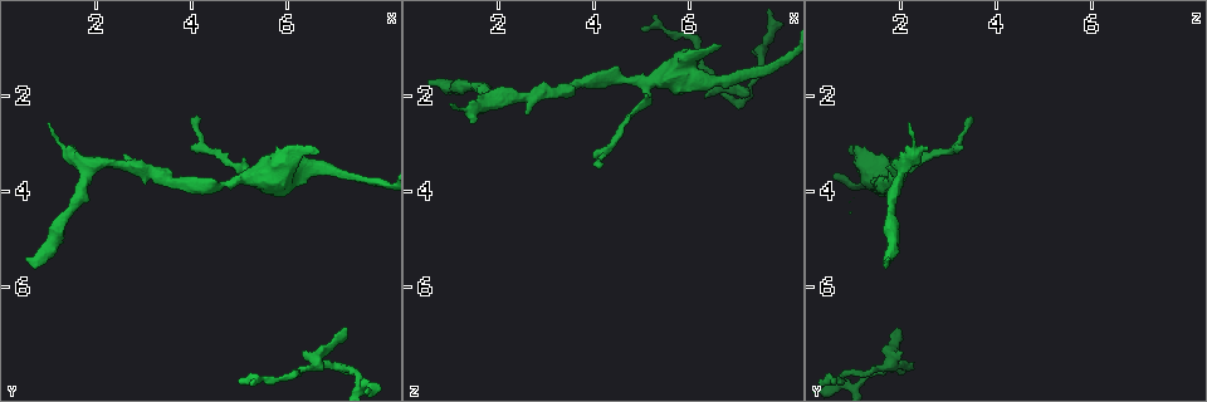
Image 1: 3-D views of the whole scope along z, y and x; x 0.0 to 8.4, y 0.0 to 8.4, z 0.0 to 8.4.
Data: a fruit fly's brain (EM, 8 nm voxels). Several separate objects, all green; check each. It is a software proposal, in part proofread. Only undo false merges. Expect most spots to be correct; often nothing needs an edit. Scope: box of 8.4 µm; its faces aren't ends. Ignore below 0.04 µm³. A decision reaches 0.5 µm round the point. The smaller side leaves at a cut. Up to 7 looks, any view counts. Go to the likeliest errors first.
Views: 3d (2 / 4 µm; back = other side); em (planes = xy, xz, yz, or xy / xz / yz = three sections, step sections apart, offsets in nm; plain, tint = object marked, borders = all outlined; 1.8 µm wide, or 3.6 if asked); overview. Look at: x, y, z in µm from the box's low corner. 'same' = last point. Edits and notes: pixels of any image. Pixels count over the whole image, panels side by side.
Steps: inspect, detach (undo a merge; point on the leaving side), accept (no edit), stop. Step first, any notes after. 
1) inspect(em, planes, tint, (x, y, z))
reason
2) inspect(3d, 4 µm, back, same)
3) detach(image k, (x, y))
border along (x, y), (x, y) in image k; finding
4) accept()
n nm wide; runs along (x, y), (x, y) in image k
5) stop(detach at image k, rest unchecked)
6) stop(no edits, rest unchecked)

inspect(em, planes, tint, (6.95, 7.65, 2.15))
abrupt turn

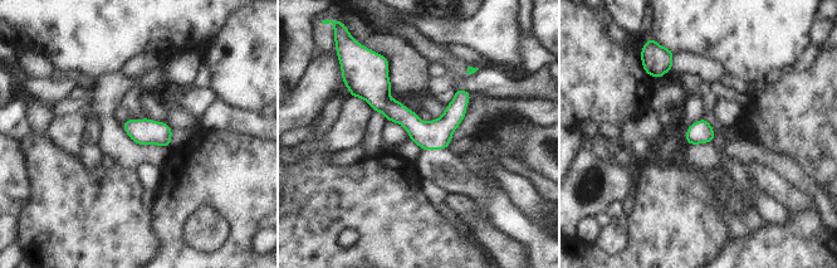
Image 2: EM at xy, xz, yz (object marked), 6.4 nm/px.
accept()
all the same cell

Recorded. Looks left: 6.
inspect(em, 3.6 µm, xz, step 4, tint, (5.40, 3.70, 1.60))
calibre changes

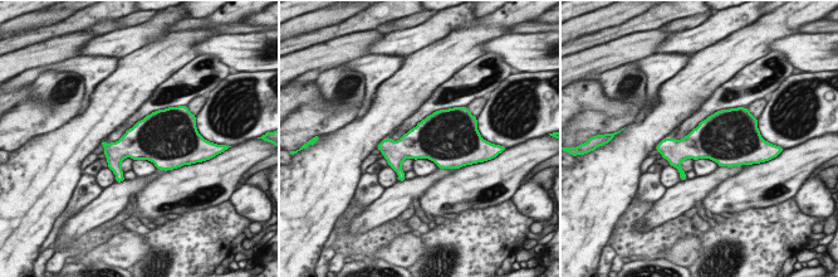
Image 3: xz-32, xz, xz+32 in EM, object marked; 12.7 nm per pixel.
inspect(em, 3.6 µm, planes, tint, same)

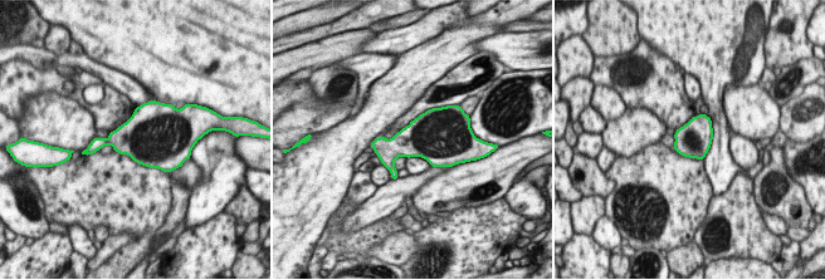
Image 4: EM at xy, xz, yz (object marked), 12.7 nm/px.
accept()
continuous, no second cell

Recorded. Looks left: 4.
inspect(em, planes, plain, (2.10, 3.35, 2.00))
arms part here

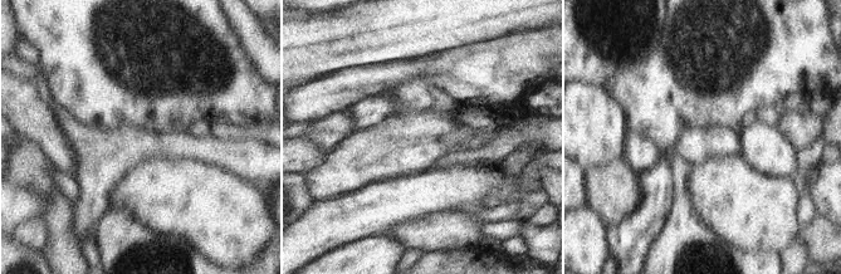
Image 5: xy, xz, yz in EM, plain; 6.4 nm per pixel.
inspect(em, planes, tint, same)

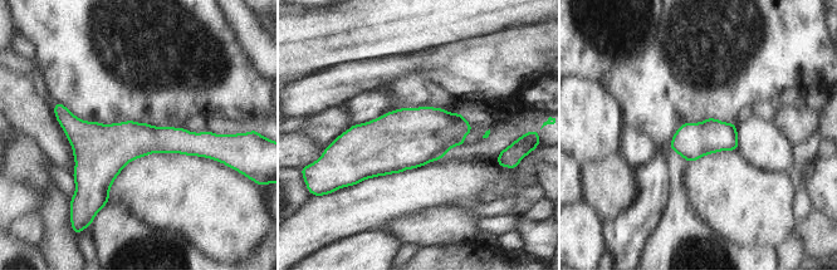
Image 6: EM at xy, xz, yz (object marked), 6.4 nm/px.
accept()
continuous, no second cell

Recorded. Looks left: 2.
stop(no edits, rest unchecked)

